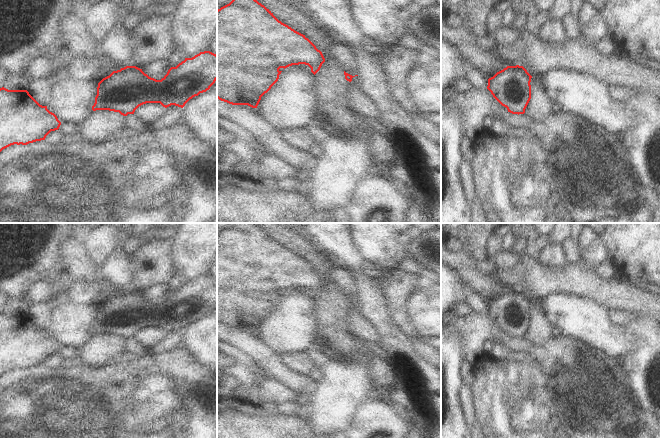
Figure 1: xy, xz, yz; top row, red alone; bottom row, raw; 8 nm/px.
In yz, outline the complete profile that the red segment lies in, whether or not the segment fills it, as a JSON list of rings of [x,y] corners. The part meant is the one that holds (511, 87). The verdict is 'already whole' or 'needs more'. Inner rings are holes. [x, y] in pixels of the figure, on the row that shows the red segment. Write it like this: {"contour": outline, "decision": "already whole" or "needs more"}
{"contour": [[[507,66],[488,79],[487,89],[512,114],[524,114],[531,99],[531,78],[523,66]]], "decision": "already whole"}

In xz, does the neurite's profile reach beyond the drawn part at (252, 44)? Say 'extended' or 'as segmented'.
as segmented

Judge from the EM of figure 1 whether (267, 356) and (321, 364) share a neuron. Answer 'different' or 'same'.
different

